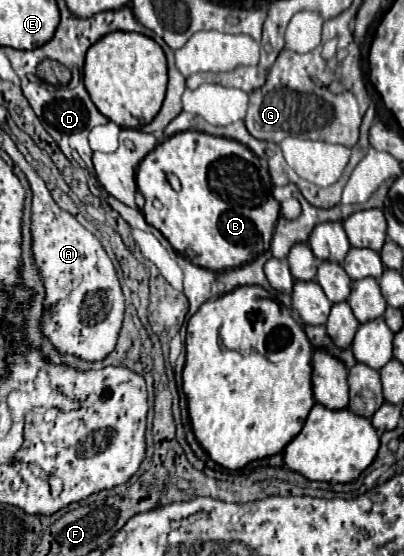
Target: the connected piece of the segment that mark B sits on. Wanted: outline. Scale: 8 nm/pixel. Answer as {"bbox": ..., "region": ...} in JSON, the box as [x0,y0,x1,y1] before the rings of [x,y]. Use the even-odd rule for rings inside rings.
{"bbox":[136,130,280,270],"region":[[[196,130],[174,134],[140,162],[136,184],[146,200],[142,208],[146,222],[160,230],[180,256],[200,268],[234,270],[270,248],[280,202],[272,196],[266,162],[236,140]],[[168,176],[180,180],[180,192],[170,188]]]}

